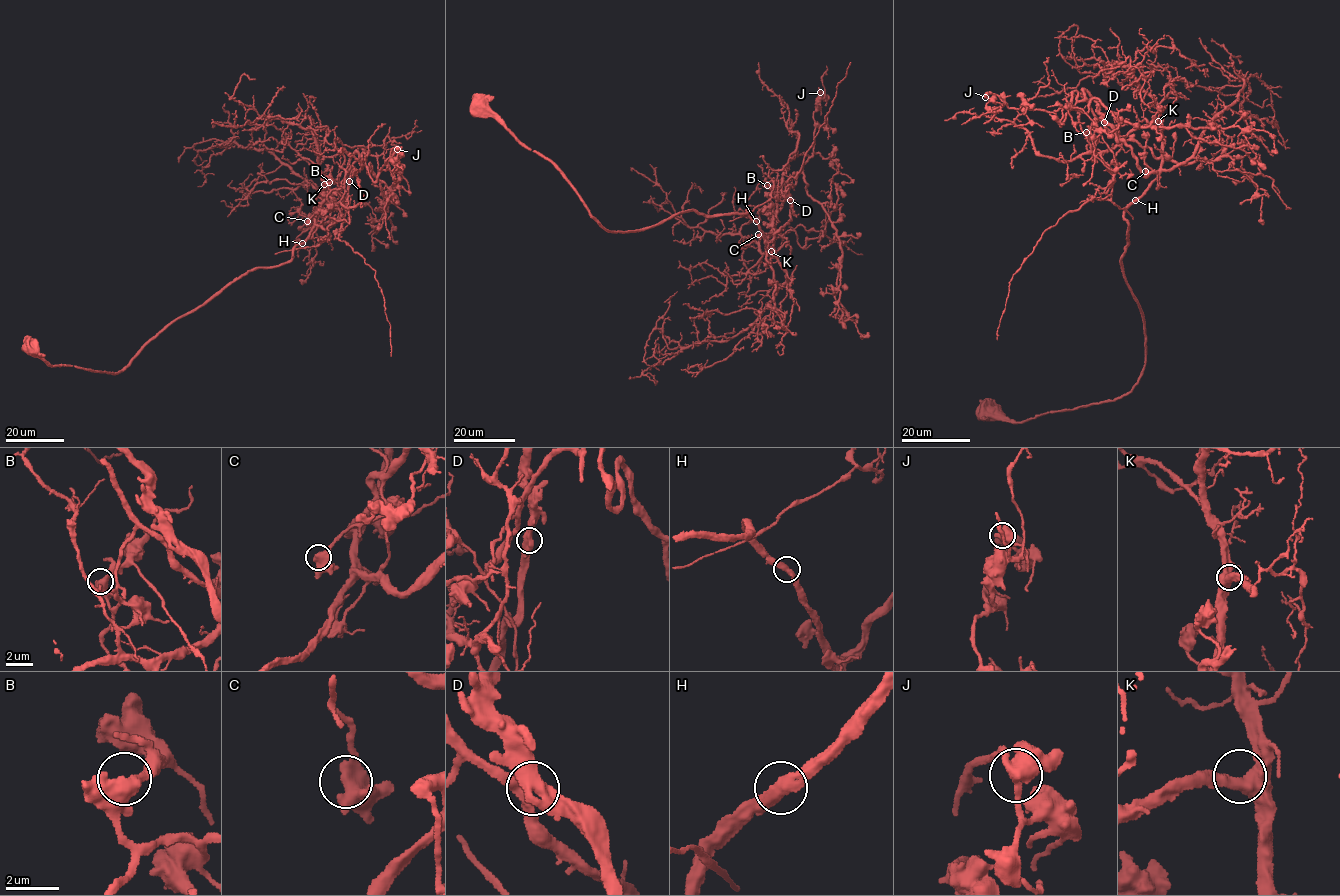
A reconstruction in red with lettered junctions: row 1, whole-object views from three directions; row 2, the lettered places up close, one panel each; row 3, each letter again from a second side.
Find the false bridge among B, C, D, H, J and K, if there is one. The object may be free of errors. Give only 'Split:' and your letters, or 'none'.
Split: none

